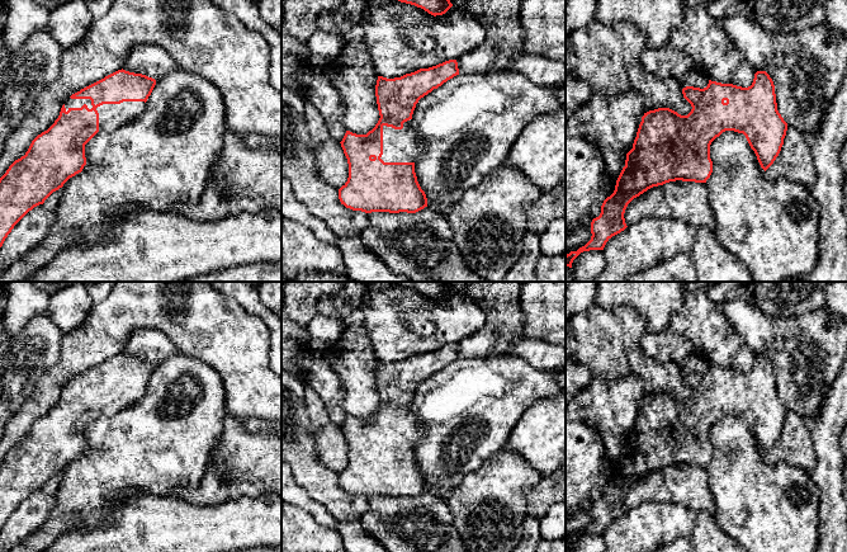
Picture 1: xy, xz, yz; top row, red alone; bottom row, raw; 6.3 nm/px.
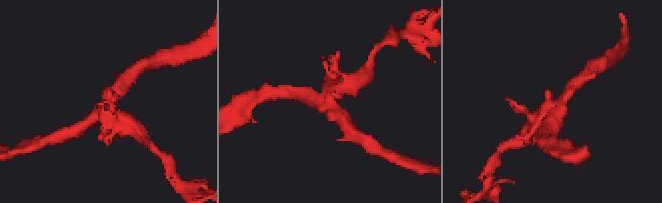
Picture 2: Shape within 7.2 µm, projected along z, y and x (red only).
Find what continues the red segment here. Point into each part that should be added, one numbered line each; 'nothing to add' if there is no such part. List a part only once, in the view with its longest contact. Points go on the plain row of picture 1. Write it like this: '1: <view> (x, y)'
1: xz (402, 429)

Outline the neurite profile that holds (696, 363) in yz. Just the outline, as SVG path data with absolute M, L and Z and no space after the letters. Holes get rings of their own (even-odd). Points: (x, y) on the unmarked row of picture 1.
M692 355L690 358L686 358L681 362L678 362L678 367L681 369L681 374L686 371L704 373L708 371L709 363L700 355Z

